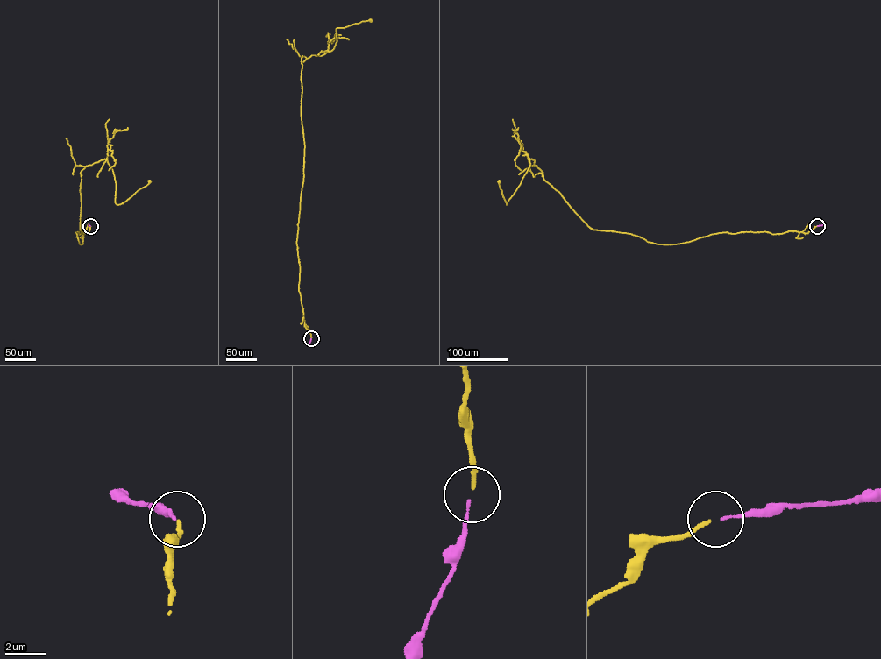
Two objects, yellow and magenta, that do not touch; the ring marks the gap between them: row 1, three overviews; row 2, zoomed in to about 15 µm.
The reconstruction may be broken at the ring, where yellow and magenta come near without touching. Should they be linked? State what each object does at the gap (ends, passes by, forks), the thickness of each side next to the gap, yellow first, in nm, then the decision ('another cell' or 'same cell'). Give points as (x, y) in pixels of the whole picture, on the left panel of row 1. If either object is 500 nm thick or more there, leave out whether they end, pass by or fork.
yellow ends there; magenta ends there; 190 nm thick on the yellow side, 120 nm on the other; same cell

